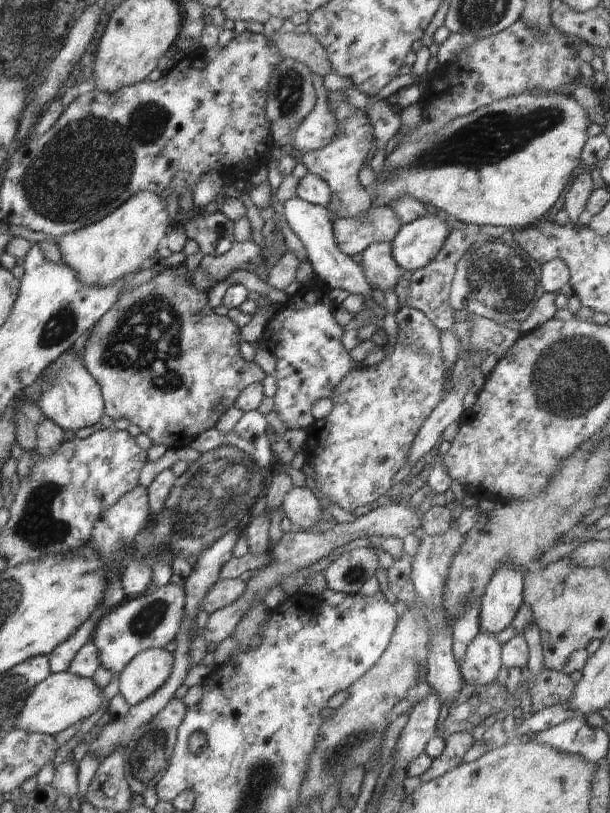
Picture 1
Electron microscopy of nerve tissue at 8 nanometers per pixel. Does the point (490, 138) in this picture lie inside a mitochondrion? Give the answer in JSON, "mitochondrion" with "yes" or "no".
{"mitochondrion":"yes"}

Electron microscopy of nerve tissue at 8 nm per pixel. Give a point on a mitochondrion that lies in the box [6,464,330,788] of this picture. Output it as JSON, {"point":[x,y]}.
{"point":[37,528]}

